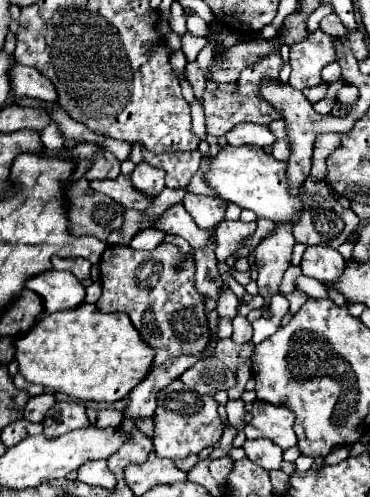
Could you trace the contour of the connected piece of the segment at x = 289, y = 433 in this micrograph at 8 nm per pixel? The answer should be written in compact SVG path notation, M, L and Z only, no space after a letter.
M255 401L251 415L253 419L243 429L247 439L271 439L281 449L289 449L297 443L297 435L293 433L295 415L289 409Z

